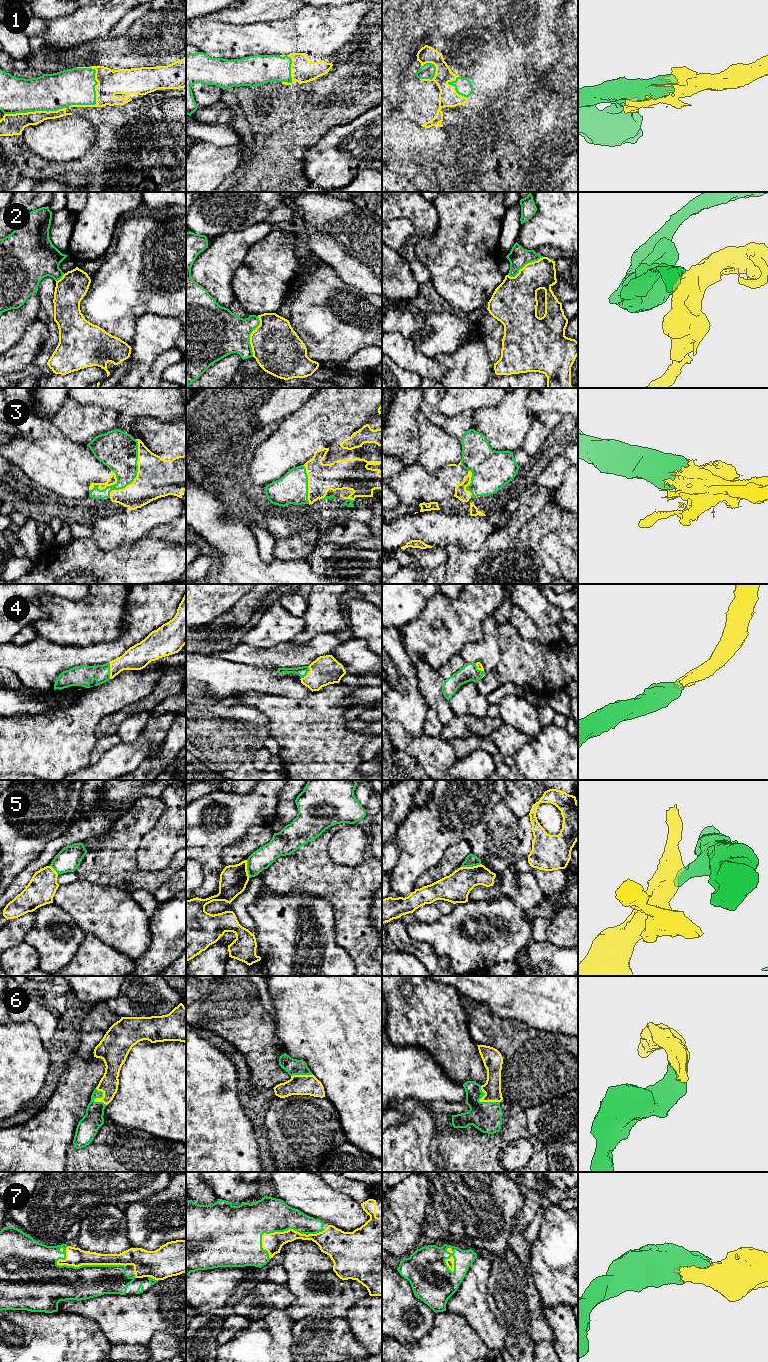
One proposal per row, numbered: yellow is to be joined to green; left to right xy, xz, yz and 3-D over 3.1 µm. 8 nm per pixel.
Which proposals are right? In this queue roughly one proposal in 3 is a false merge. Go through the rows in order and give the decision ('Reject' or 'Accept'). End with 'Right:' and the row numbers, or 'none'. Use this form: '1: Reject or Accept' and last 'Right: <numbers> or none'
1: Accept
2: Reject
3: Accept
4: Accept
5: Reject
6: Accept
7: Accept
Right: 1, 3, 4, 6, 7

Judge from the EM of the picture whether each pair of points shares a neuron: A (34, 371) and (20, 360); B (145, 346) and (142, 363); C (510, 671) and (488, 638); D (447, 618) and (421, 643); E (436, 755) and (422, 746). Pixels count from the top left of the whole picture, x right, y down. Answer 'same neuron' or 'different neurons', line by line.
A: different neurons
B: same neuron
C: different neurons
D: same neuron
E: same neuron

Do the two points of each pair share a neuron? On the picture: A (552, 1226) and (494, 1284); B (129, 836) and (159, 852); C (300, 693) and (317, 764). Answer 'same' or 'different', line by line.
A: different
B: different
C: different

